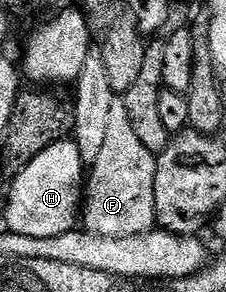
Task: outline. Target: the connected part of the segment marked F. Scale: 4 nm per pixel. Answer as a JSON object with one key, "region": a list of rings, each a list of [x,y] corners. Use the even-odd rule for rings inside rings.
{"region":[[[121,98],[112,102],[112,110],[109,111],[108,126],[106,127],[105,141],[100,154],[94,164],[89,165],[88,179],[84,184],[84,220],[86,216],[85,231],[95,232],[104,238],[128,238],[139,236],[151,231],[156,224],[156,170],[158,161],[155,153],[140,142],[136,130],[132,130],[132,122],[128,119],[128,110]]]}

